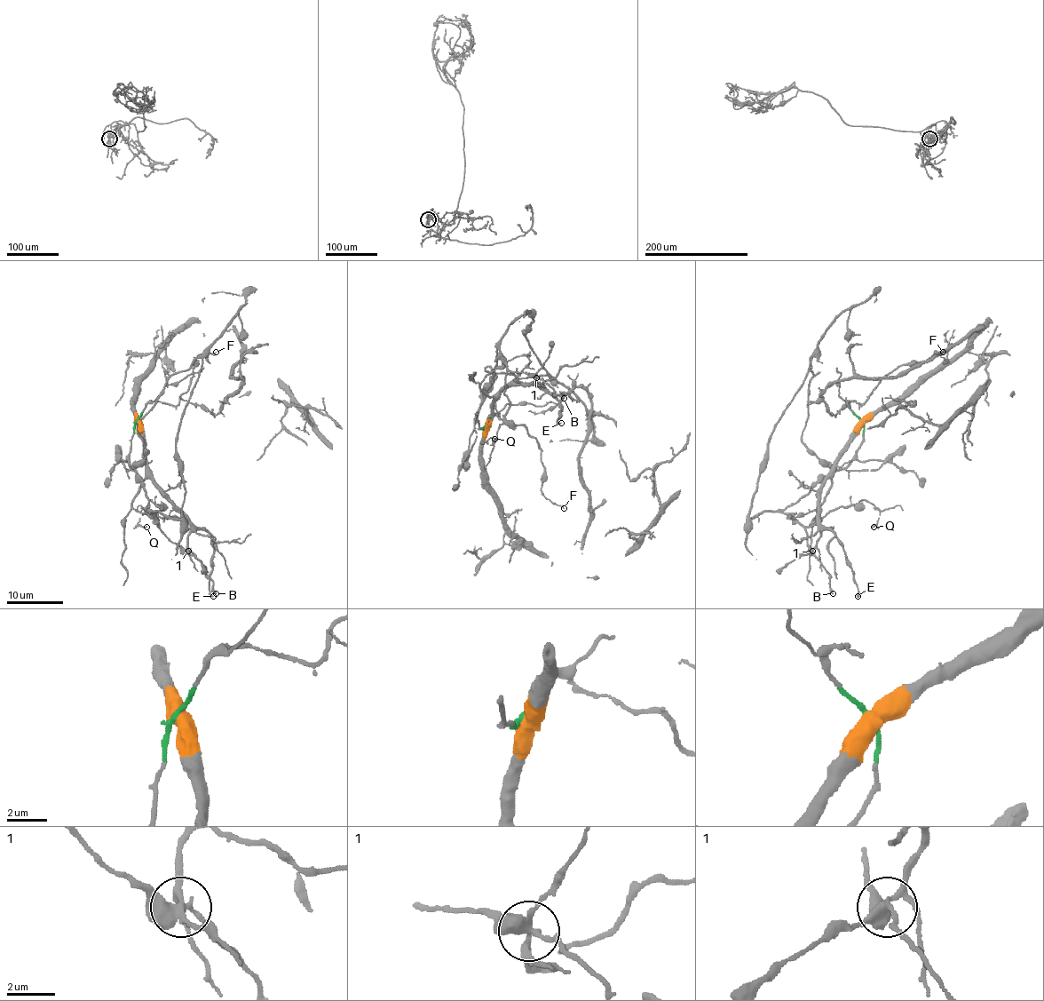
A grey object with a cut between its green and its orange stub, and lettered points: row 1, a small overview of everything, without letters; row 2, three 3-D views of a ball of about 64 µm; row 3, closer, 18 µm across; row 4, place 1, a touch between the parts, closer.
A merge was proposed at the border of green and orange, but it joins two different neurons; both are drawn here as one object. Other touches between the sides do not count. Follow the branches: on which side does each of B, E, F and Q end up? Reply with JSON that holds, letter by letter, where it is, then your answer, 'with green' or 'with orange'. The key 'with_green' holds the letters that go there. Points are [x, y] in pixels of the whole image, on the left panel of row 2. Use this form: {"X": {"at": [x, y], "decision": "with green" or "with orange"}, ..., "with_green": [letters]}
{"B": {"at": [216, 593], "decision": "with green"}, "E": {"at": [213, 596], "decision": "with orange"}, "F": {"at": [216, 352], "decision": "with green"}, "Q": {"at": [146, 527], "decision": "with green"}, "with_green": ["B", "F", "Q"]}

